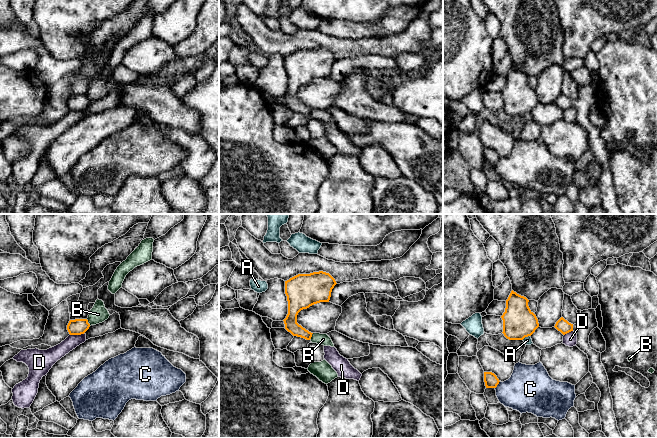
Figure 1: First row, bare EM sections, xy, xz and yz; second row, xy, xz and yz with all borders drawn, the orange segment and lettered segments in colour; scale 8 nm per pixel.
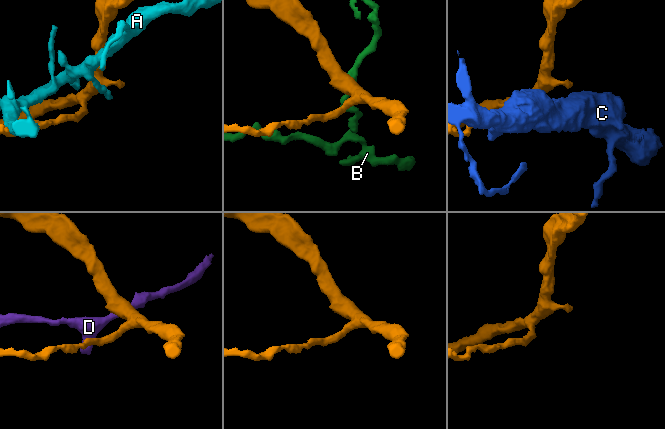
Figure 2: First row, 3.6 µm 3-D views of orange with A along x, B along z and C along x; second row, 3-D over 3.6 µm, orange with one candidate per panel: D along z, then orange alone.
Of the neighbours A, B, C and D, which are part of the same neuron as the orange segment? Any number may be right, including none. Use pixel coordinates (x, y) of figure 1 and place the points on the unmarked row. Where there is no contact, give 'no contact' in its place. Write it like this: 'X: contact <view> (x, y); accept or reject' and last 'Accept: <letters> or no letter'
A: contact yz (525, 112); reject
B: contact xy (87, 98); reject
C: contact yz (497, 160); reject
D: contact xy (77, 110); reject
Accept: no letter

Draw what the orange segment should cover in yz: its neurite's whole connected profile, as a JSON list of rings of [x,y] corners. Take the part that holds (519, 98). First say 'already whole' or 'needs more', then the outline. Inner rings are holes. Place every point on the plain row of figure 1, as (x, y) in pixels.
already whole; [[[511,67],[506,76],[503,96],[503,110],[509,116],[523,116],[531,112],[539,103],[536,91],[528,82],[529,76]]]

